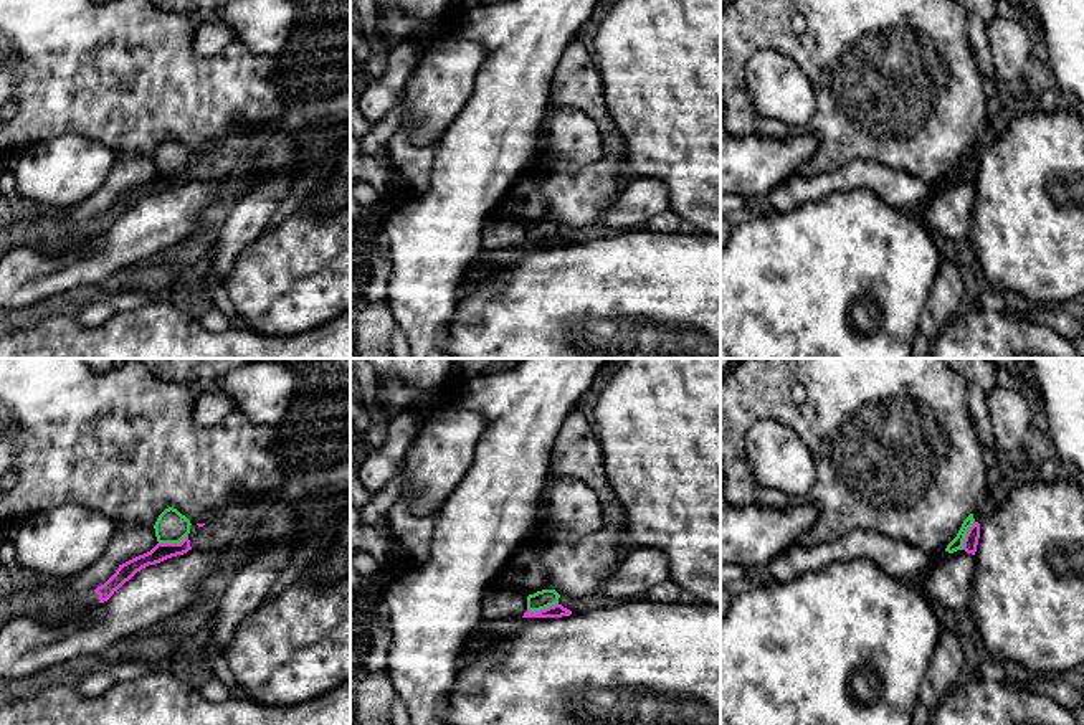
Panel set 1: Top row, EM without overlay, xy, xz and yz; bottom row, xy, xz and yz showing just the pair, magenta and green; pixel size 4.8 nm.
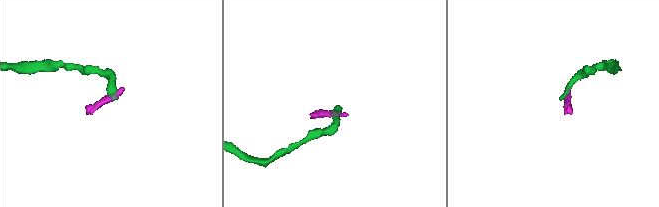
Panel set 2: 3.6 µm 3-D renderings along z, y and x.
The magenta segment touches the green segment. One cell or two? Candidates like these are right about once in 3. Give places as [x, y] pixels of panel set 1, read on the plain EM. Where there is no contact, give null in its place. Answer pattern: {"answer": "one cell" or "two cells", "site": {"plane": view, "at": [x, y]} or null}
{"answer": "two cells", "site": {"plane": "xz", "at": [542, 240]}}

